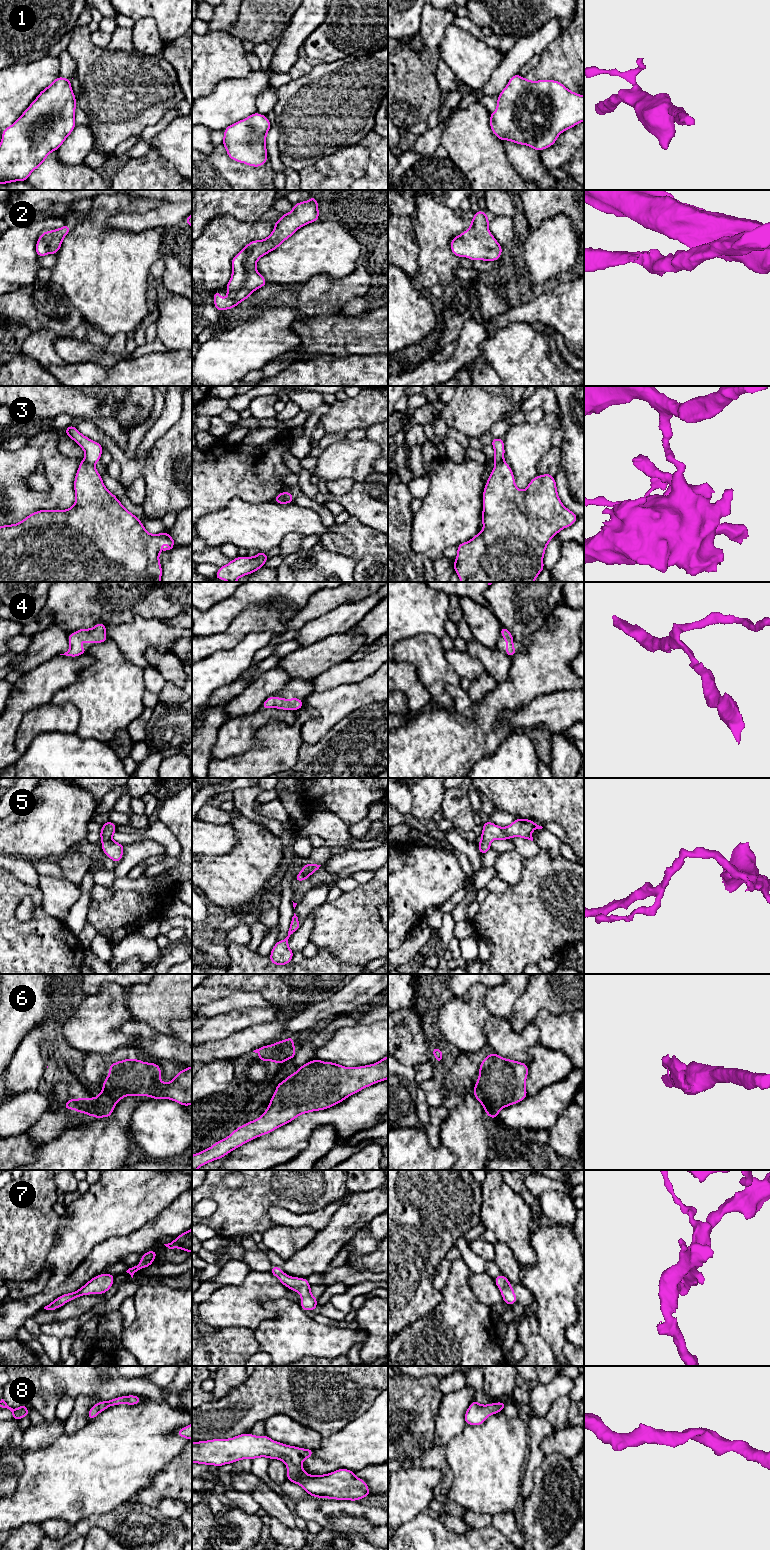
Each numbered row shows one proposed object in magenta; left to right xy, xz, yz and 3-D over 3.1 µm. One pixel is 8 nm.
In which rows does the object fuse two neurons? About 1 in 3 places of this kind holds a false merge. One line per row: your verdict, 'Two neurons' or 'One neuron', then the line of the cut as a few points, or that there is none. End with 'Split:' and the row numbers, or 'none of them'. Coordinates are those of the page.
1: One neuron. No split
2: One neuron. No split
3: Two neurons. Split along xz (282, 493), (291, 501)
4: One neuron. No split
5: One neuron. No split
6: One neuron. No split
7: One neuron. No split
8: One neuron. No split
Split: 3

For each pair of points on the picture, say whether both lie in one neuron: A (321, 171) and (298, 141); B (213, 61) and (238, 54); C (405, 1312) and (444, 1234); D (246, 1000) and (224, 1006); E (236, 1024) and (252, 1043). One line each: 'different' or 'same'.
A: different
B: same
C: same
D: same
E: different

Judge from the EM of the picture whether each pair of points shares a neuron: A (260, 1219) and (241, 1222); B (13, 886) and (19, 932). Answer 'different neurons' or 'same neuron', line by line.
A: same neuron
B: same neuron

